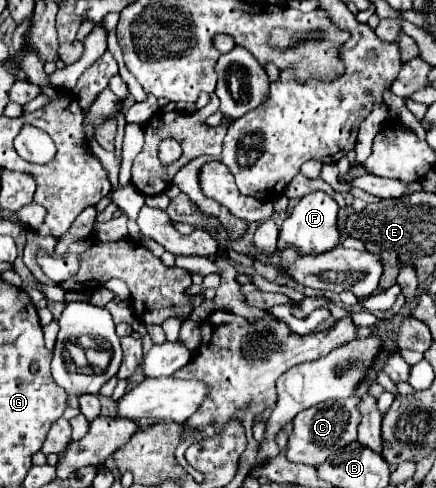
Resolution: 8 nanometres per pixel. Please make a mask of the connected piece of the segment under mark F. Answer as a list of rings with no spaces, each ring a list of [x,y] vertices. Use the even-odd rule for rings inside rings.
[[[312,191],[304,195],[292,209],[292,215],[282,223],[280,237],[278,237],[278,249],[286,245],[294,245],[298,251],[304,253],[320,253],[330,251],[338,245],[338,229],[336,229],[336,215],[338,215],[338,203],[326,195],[324,191]]]

